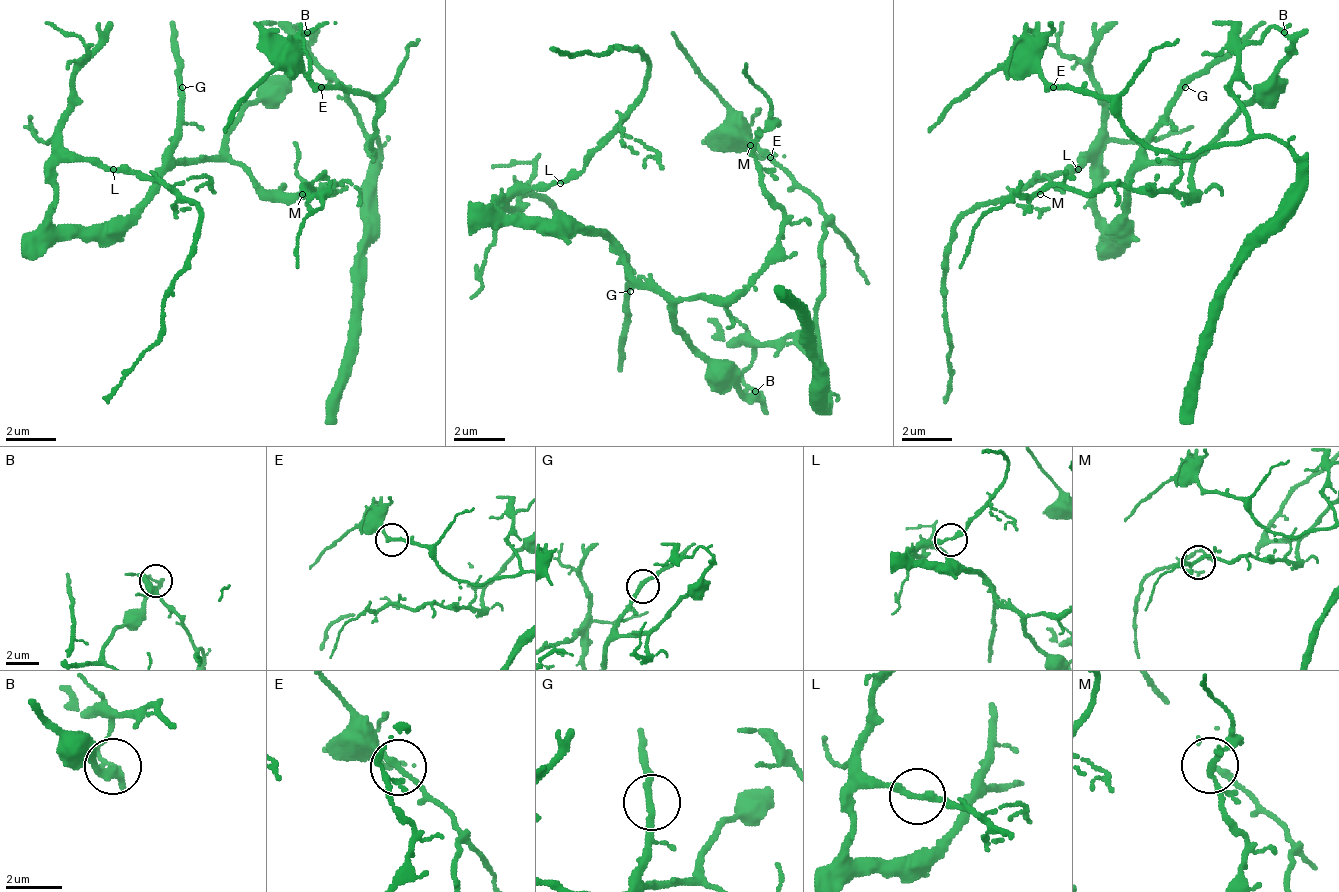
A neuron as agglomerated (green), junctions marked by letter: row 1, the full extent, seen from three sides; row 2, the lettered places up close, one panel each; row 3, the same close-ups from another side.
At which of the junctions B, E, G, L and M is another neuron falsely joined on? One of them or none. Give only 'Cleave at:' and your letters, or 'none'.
Cleave at: B

